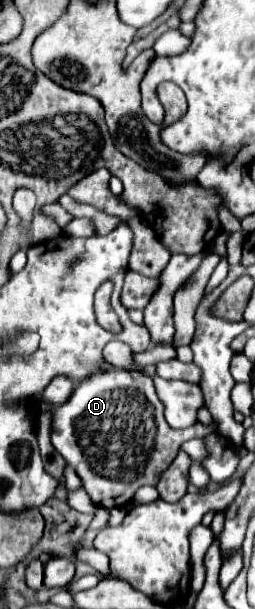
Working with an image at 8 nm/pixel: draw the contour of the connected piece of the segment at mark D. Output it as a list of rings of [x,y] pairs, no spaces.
[[[137,370],[91,374],[73,388],[73,394],[63,404],[45,402],[43,394],[35,394],[35,400],[39,412],[51,416],[51,444],[75,468],[93,504],[101,508],[129,504],[141,486],[159,482],[161,472],[173,462],[185,440],[217,432],[215,420],[209,426],[195,422],[189,428],[173,430],[163,418],[153,378]]]

